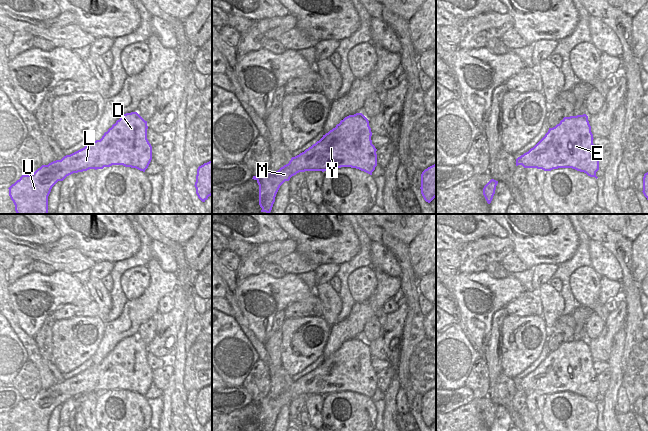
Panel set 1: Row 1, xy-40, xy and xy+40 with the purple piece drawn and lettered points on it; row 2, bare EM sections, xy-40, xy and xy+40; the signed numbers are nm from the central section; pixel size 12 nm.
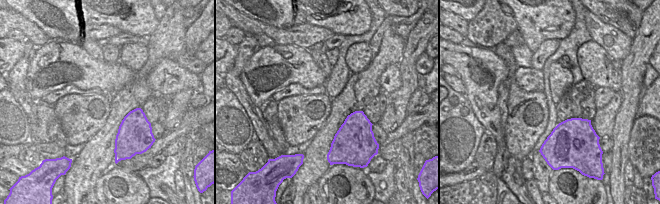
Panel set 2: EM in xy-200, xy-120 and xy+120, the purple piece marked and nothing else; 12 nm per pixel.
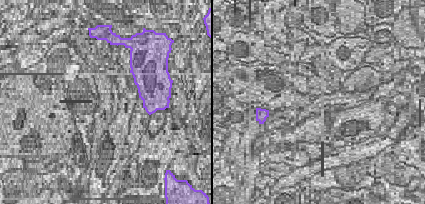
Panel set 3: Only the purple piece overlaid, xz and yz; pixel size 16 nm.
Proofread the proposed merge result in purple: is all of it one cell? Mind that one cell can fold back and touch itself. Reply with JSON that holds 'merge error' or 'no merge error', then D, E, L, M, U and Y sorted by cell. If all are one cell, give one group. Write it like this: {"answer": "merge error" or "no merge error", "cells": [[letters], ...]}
{"answer": "no merge error", "cells": [["D", "E", "L", "M", "U", "Y"]]}

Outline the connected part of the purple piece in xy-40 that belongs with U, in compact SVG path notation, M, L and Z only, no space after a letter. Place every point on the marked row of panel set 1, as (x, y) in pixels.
M137 112L126 113L100 140L89 143L61 160L42 165L31 175L22 175L8 188L16 213L48 214L48 196L52 187L73 173L112 165L145 172L152 160L147 129L147 121Z

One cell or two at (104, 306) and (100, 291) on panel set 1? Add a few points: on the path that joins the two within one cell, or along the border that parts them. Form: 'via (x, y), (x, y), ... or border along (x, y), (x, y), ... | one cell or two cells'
via (104, 302), (102, 295) | one cell

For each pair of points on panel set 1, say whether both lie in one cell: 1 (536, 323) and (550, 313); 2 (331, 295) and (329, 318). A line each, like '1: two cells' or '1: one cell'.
1: two cells
2: one cell

